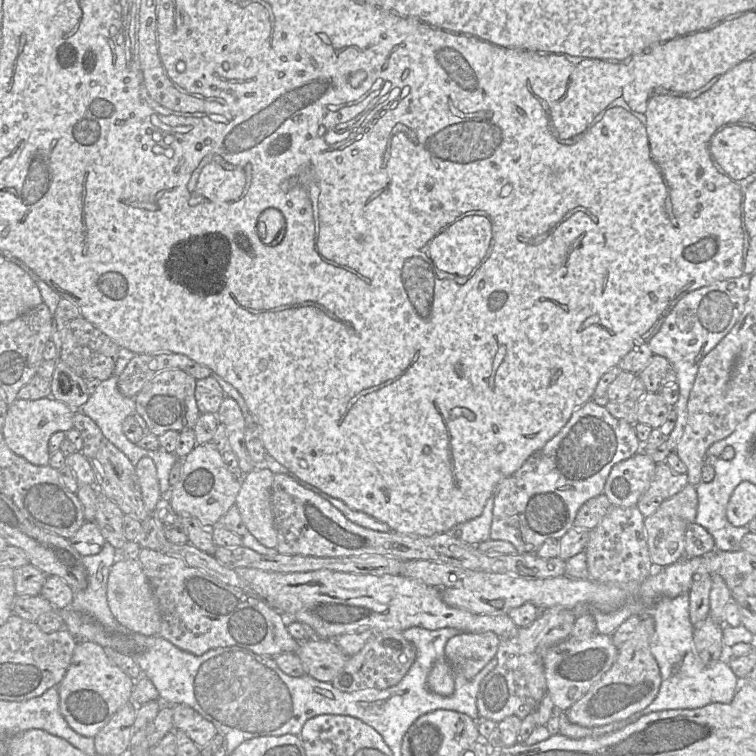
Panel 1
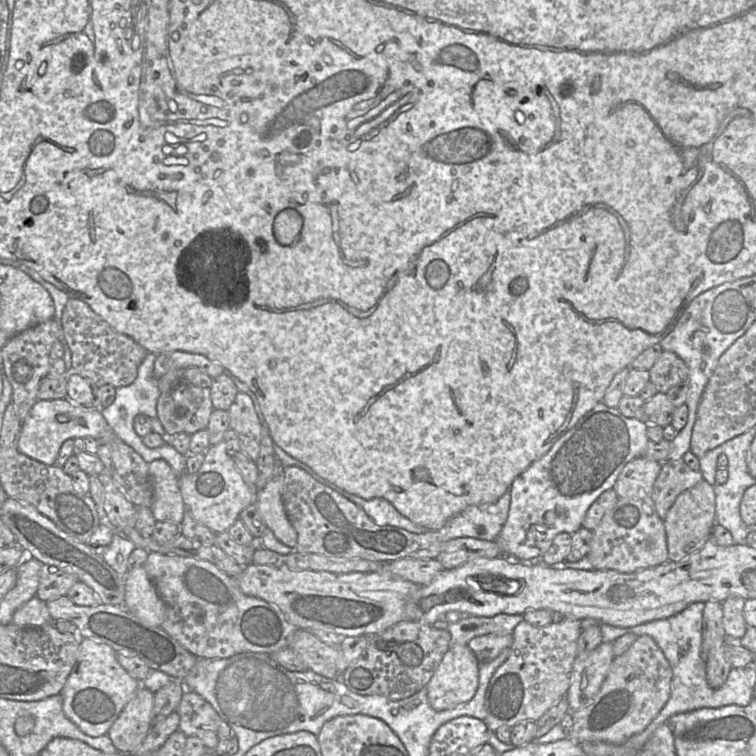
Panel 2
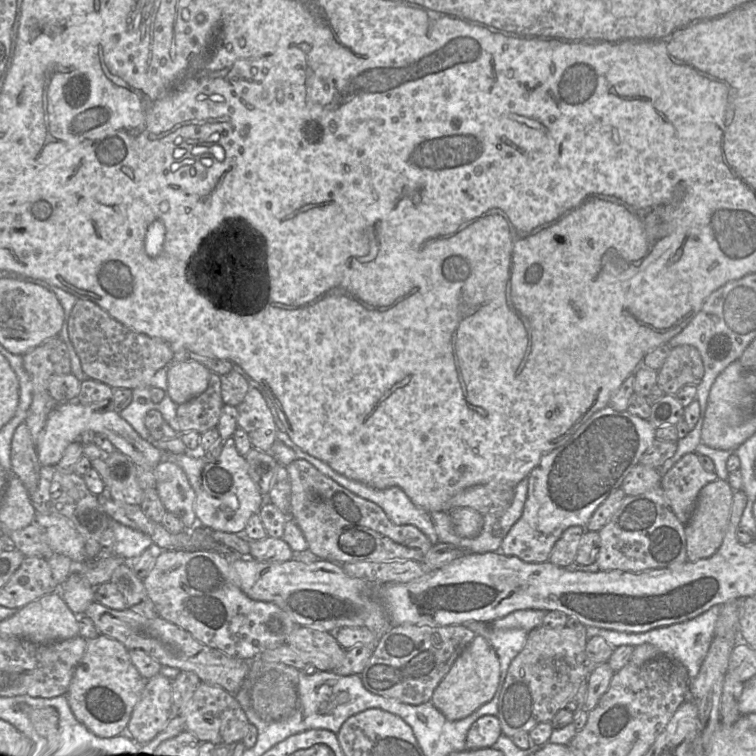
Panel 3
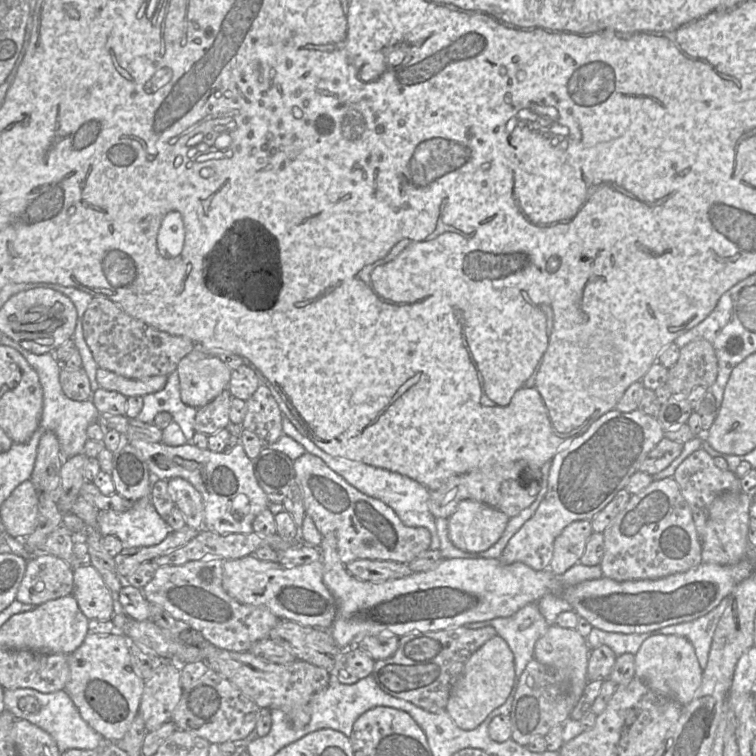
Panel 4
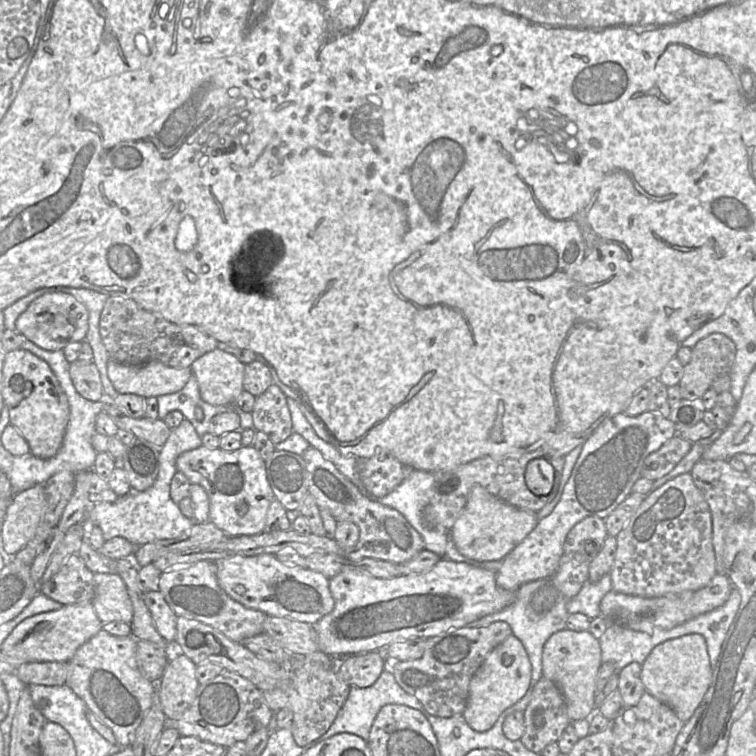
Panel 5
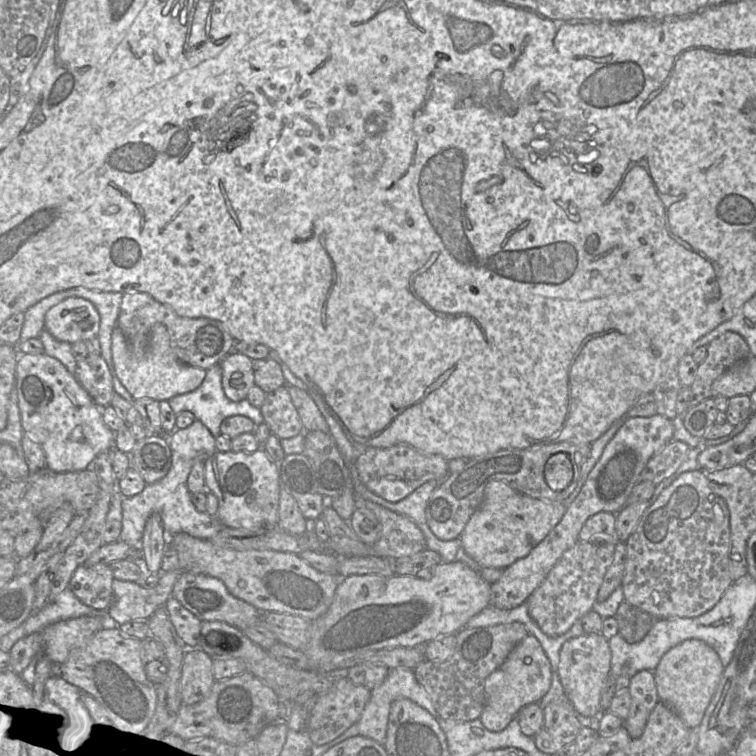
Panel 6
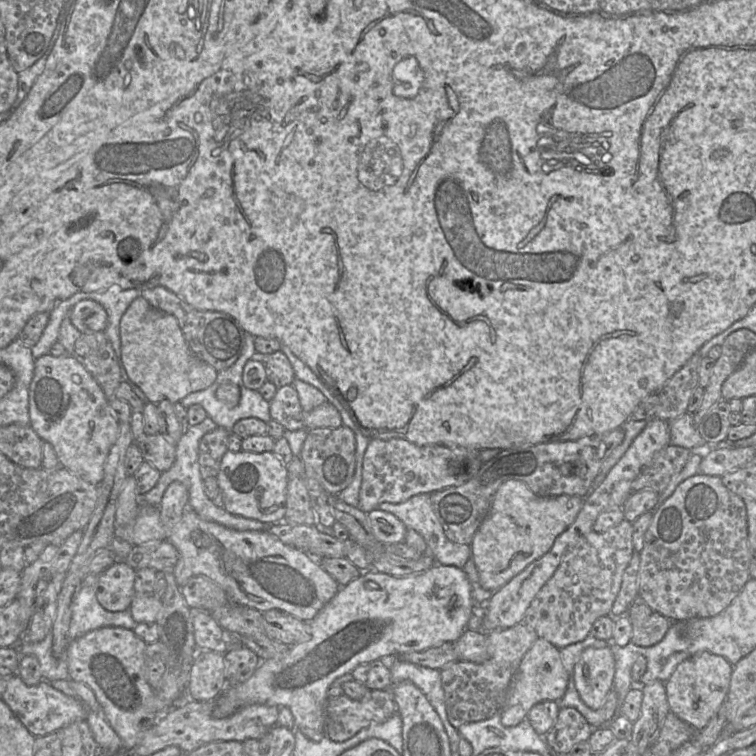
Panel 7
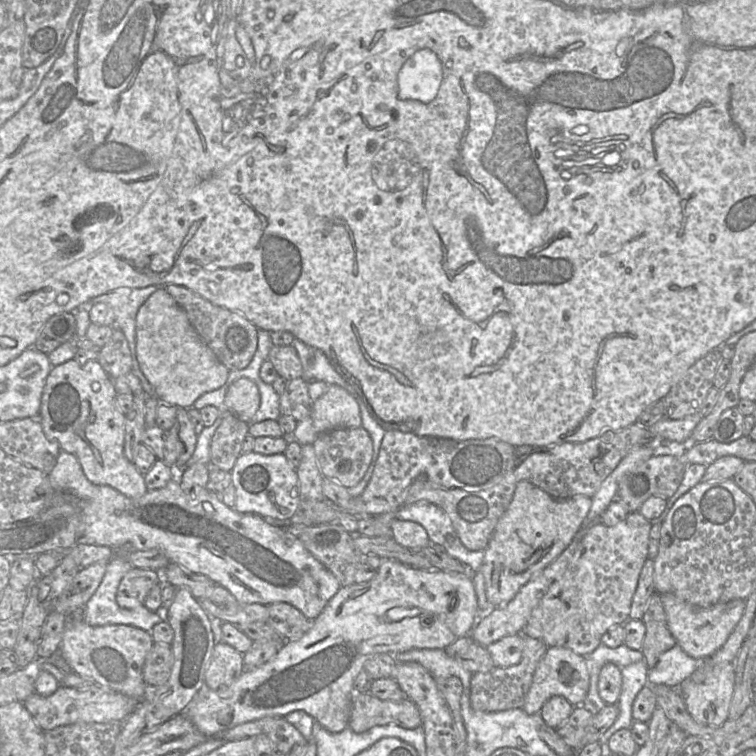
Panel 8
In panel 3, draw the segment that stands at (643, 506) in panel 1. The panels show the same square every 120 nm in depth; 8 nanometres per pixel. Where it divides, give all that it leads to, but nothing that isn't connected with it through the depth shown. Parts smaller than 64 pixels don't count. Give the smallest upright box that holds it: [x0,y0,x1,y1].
[660,453,716,524]

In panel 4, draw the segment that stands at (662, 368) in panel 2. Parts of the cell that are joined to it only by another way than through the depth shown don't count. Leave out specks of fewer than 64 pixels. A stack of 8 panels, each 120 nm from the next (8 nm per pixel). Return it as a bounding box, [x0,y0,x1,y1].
[666,339,718,396]

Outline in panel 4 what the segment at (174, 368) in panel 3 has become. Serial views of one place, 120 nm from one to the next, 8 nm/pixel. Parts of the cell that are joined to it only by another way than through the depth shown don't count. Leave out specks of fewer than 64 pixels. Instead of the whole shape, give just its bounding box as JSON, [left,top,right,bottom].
[176,348,233,408]

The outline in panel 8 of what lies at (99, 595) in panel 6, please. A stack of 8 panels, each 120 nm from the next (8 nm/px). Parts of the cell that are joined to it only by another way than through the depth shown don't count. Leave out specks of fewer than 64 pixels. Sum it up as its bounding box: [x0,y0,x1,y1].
[116,567,162,609]

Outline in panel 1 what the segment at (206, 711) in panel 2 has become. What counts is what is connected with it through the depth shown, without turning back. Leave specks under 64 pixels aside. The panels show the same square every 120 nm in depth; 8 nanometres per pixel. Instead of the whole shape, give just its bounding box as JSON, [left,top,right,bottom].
[171,704,218,747]

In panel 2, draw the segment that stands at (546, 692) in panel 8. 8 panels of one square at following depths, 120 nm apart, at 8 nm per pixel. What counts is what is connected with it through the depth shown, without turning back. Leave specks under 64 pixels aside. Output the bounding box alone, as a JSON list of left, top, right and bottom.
[425,644,480,711]

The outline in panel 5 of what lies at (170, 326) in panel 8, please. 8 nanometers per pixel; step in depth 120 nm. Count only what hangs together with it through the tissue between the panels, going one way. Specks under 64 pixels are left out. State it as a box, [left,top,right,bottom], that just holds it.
[107,360,193,398]

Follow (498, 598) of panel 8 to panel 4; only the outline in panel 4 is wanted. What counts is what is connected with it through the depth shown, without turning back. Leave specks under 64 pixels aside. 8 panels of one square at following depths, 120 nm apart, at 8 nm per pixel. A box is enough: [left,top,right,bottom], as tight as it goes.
[448,501,510,552]

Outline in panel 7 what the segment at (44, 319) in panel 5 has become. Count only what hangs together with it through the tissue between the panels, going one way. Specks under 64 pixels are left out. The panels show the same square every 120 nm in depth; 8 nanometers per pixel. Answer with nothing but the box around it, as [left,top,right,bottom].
[68,299,108,334]

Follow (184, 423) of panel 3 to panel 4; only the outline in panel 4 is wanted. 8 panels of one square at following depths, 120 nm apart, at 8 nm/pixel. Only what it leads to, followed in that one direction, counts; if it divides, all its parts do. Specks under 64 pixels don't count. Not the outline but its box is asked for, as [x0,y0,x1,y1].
[194,389,232,435]

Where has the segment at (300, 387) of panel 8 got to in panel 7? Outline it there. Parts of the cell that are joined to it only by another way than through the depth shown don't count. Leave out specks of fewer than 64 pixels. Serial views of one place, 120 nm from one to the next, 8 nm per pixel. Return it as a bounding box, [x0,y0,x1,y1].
[270,384,305,431]

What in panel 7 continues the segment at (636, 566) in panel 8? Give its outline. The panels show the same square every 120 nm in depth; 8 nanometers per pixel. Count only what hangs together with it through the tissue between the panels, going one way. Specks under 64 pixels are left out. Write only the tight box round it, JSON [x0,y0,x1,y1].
[522,519,633,649]

